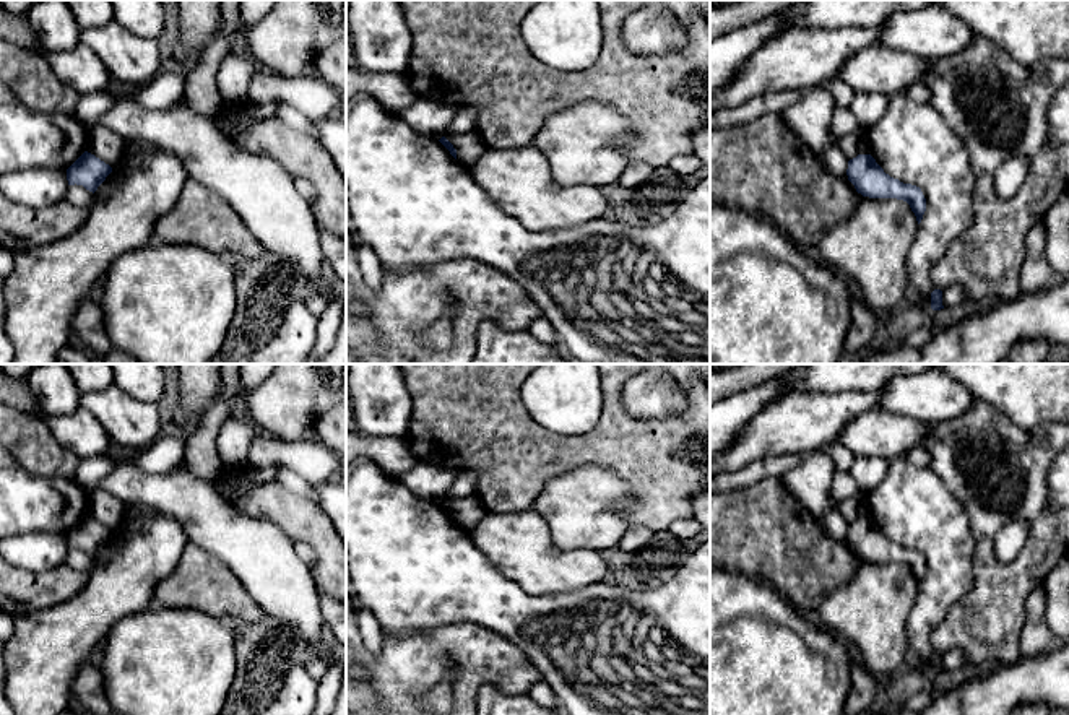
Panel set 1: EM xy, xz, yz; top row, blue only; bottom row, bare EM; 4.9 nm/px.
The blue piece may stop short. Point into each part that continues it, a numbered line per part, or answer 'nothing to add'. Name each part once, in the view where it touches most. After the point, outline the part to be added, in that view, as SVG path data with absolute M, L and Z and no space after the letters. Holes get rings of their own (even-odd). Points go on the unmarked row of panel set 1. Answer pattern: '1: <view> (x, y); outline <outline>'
nothing to add

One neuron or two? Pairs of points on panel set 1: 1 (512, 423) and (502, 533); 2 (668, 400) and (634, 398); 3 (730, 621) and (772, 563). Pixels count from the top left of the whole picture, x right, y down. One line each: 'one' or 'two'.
1: two
2: one
3: two

